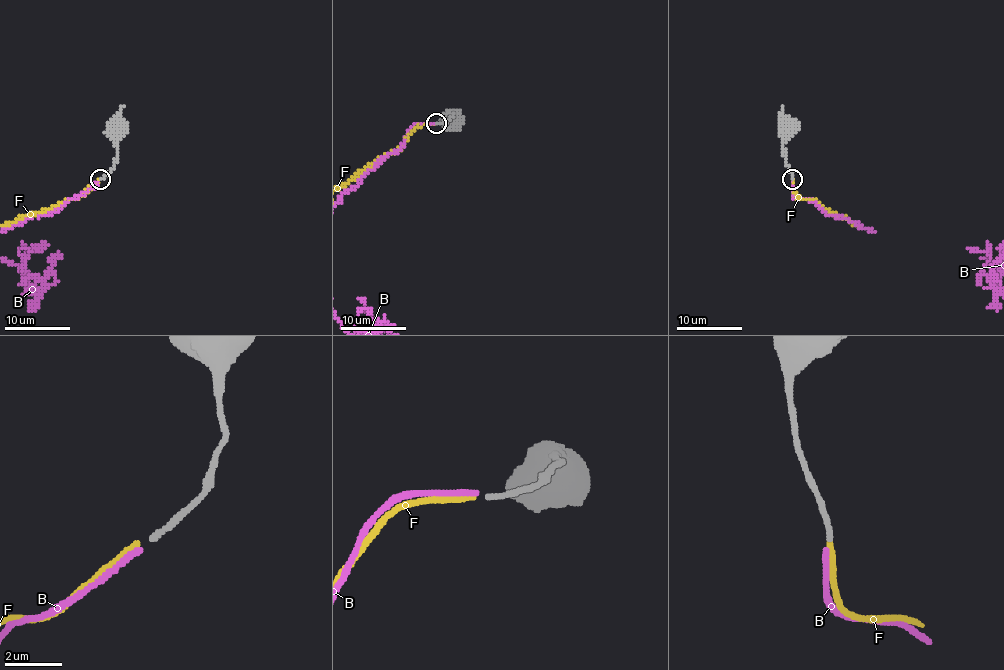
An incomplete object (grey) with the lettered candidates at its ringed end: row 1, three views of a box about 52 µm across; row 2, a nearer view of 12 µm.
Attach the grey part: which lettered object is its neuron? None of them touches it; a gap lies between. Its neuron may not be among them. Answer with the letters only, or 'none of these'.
F

